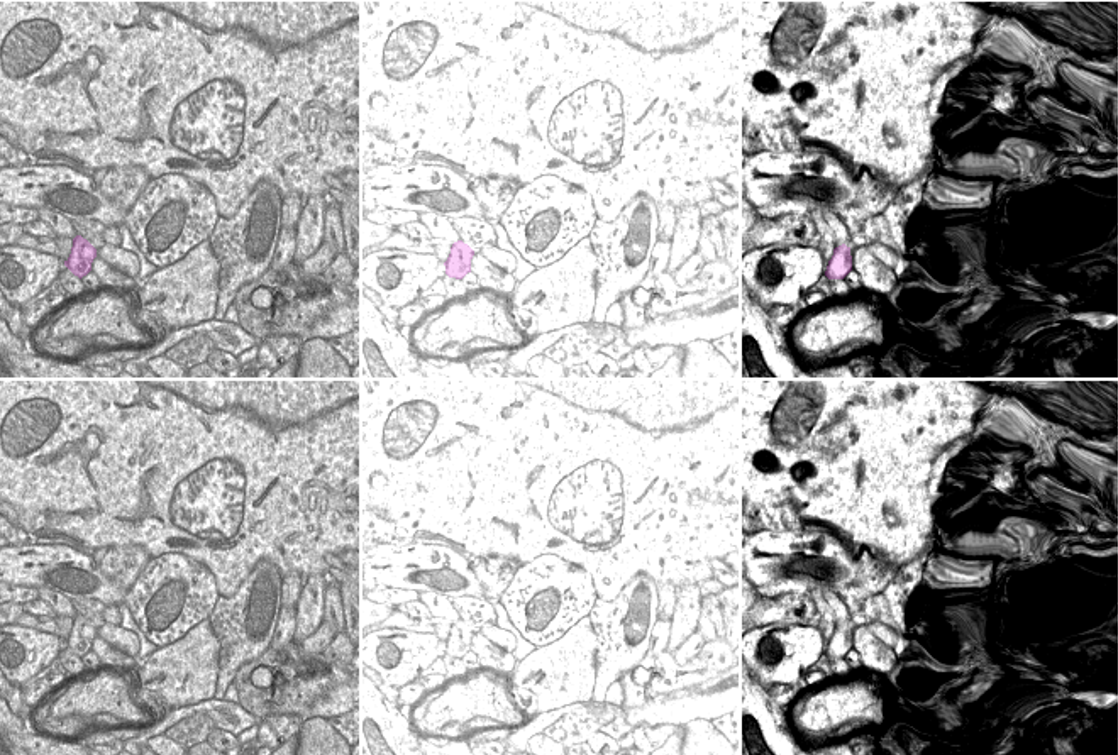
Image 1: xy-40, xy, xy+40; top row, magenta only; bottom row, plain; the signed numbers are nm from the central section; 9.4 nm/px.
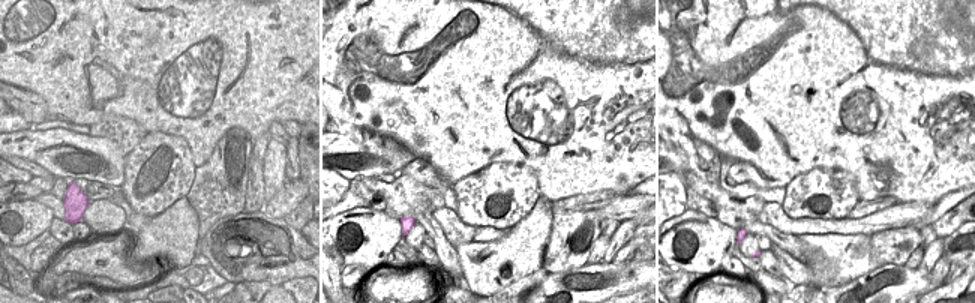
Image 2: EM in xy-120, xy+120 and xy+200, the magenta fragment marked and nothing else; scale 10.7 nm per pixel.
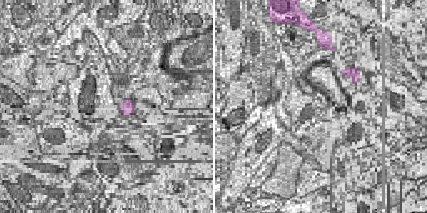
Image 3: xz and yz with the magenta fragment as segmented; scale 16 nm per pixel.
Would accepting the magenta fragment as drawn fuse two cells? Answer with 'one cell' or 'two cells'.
one cell

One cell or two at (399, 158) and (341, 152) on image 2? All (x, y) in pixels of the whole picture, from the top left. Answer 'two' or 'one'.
one

